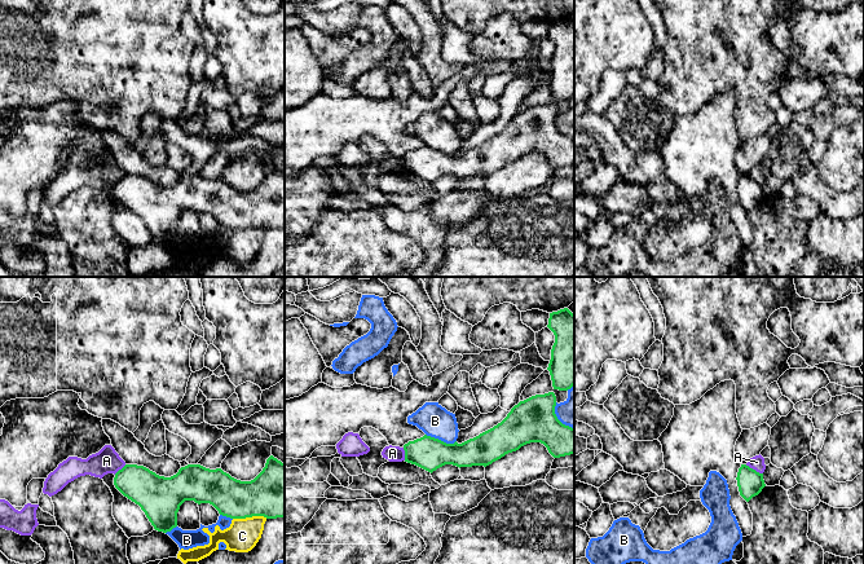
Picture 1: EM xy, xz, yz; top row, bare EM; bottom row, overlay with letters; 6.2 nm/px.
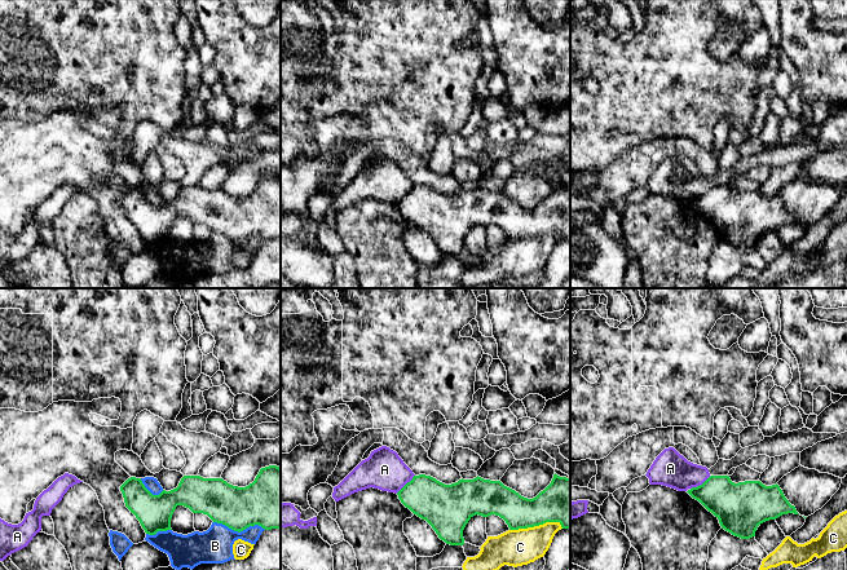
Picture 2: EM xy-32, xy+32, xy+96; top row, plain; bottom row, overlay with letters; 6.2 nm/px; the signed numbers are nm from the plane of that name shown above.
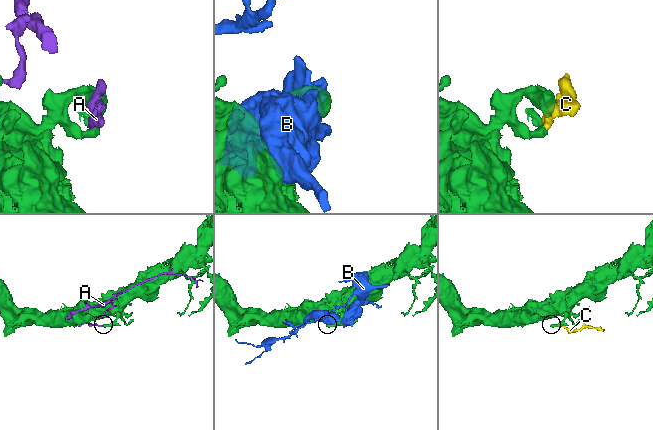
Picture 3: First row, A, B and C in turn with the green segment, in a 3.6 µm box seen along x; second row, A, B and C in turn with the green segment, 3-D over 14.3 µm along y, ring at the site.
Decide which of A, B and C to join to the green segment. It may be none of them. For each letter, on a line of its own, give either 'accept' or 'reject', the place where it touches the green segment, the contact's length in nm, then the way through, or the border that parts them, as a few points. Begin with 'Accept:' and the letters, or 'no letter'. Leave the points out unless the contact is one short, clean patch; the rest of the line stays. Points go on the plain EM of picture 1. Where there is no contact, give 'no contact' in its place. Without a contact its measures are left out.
Accept: no letter
A: reject | yz (754, 180) | 130 nm | along yz (745, 175), (762, 184)
B: reject | xz (440, 150) | 200 nm
C: reject | xy (250, 227) | 220 nm | along xy (267, 228), (246, 227), (233, 229)

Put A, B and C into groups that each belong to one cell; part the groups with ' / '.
A / B / C

